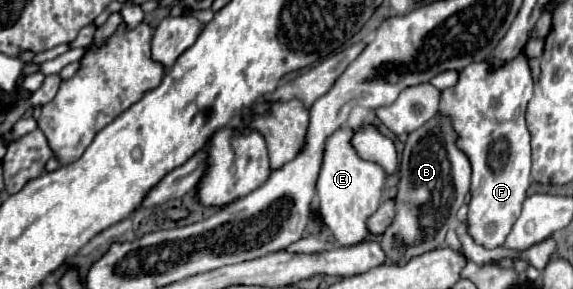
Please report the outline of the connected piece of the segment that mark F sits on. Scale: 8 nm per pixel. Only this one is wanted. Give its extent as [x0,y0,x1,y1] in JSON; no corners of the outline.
[439,50,533,248]

